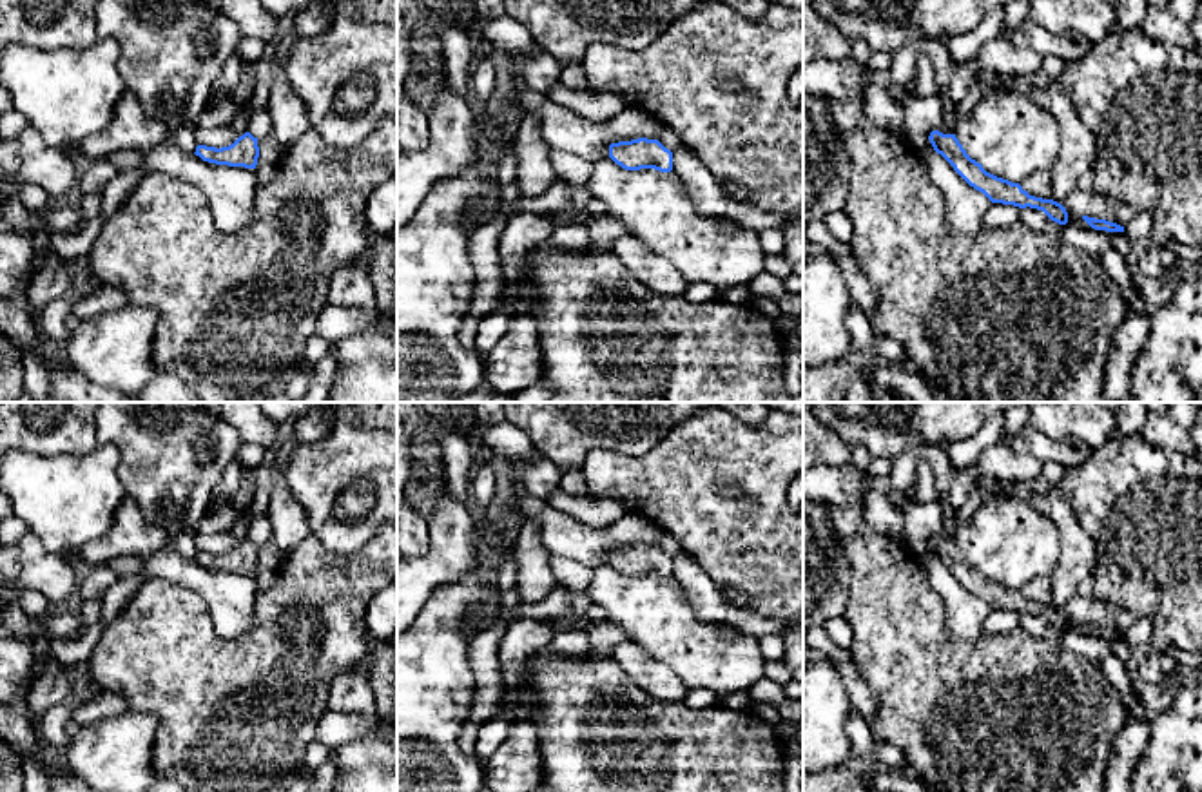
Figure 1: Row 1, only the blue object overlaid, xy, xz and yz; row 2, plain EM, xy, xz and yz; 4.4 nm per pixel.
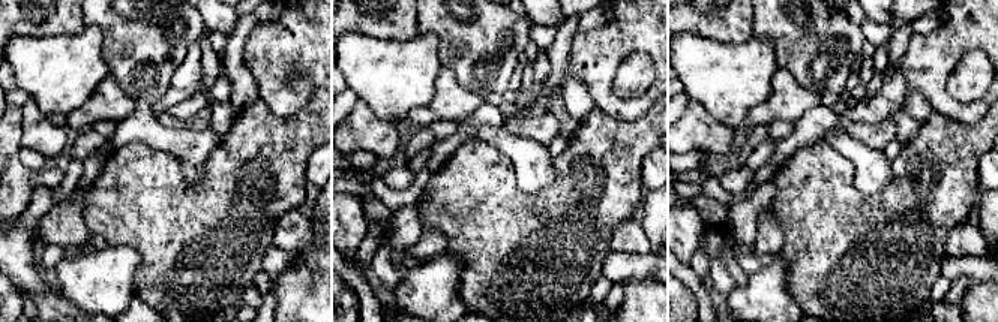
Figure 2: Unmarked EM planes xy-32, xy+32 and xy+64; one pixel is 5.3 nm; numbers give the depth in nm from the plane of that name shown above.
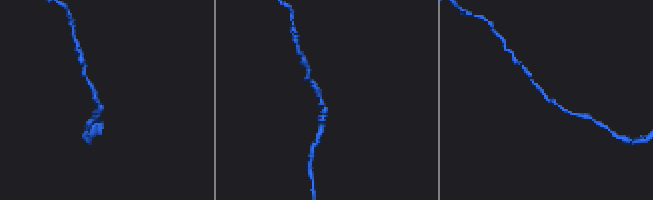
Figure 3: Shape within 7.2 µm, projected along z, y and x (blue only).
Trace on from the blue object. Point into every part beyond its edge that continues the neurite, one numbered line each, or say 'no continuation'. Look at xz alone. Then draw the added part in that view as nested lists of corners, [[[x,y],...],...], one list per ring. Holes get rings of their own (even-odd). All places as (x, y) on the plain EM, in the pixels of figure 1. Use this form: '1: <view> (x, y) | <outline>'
no continuation

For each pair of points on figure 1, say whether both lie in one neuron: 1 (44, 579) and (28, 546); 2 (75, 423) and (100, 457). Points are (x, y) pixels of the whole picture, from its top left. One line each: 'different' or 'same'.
1: same
2: different

